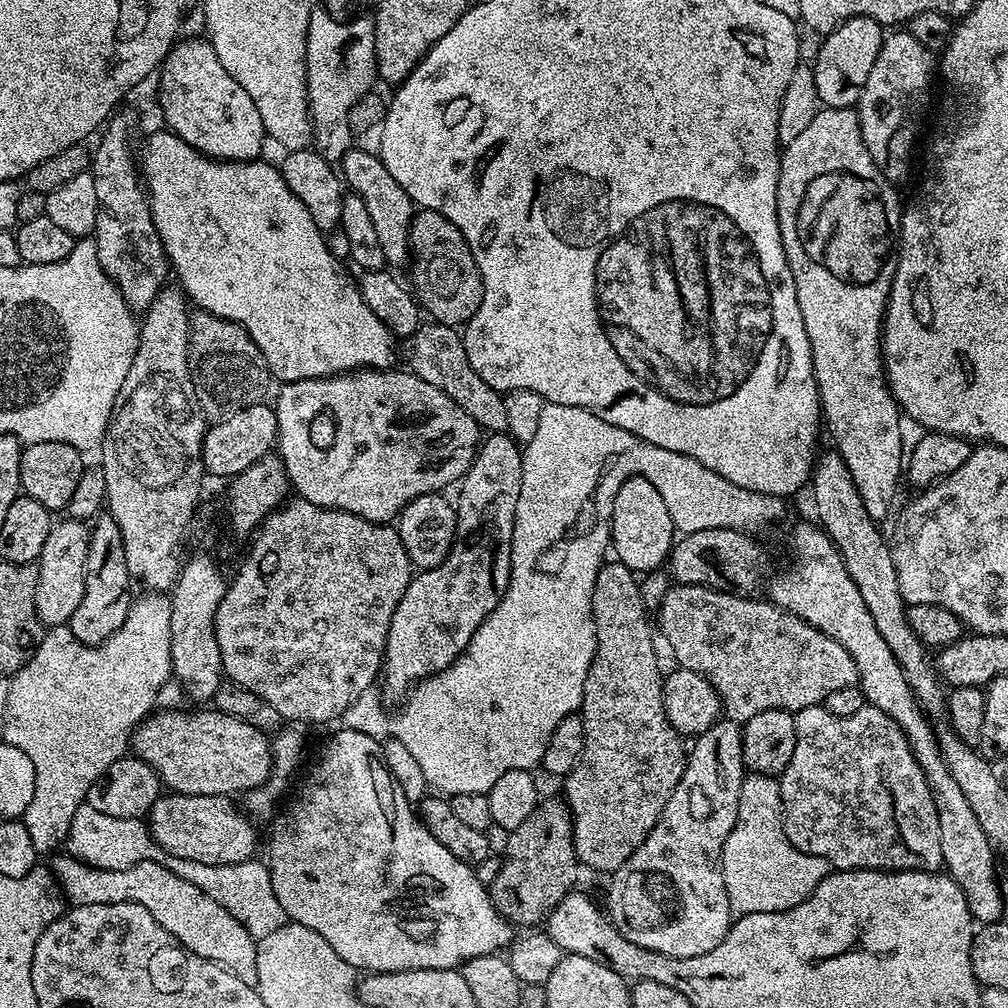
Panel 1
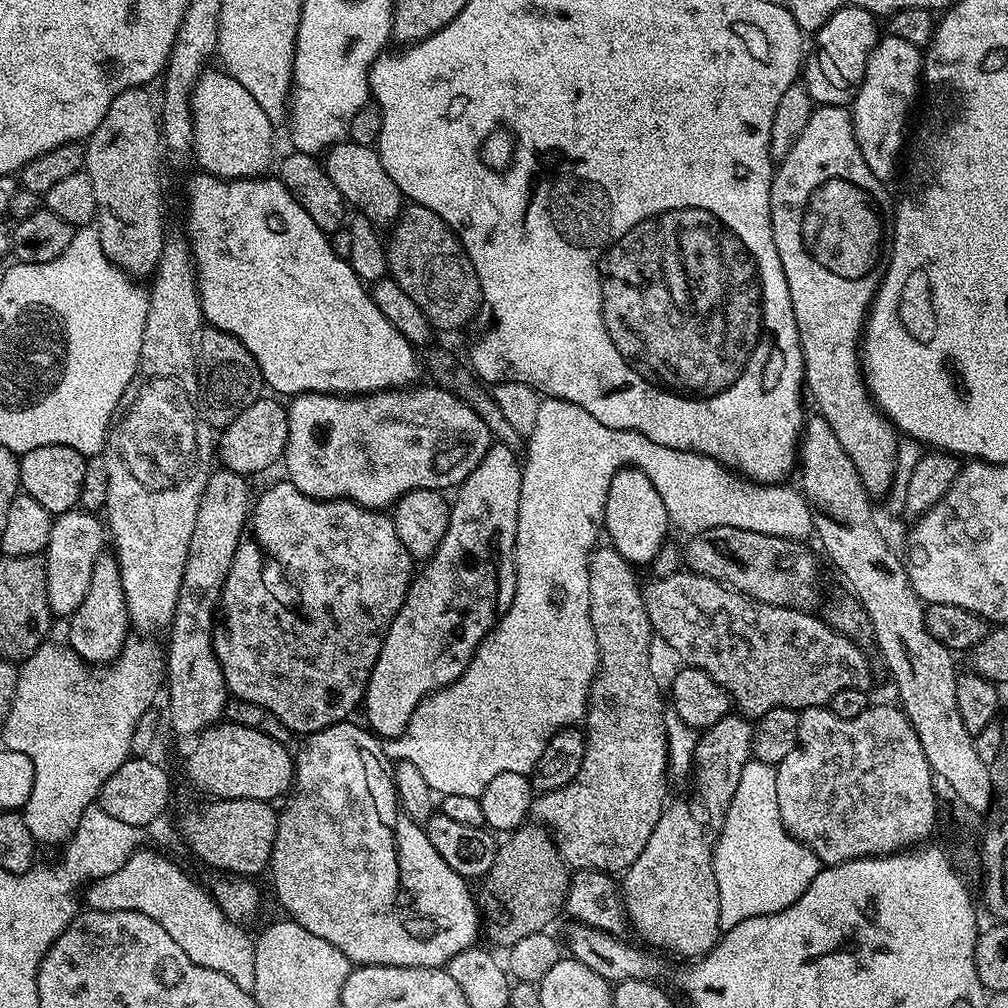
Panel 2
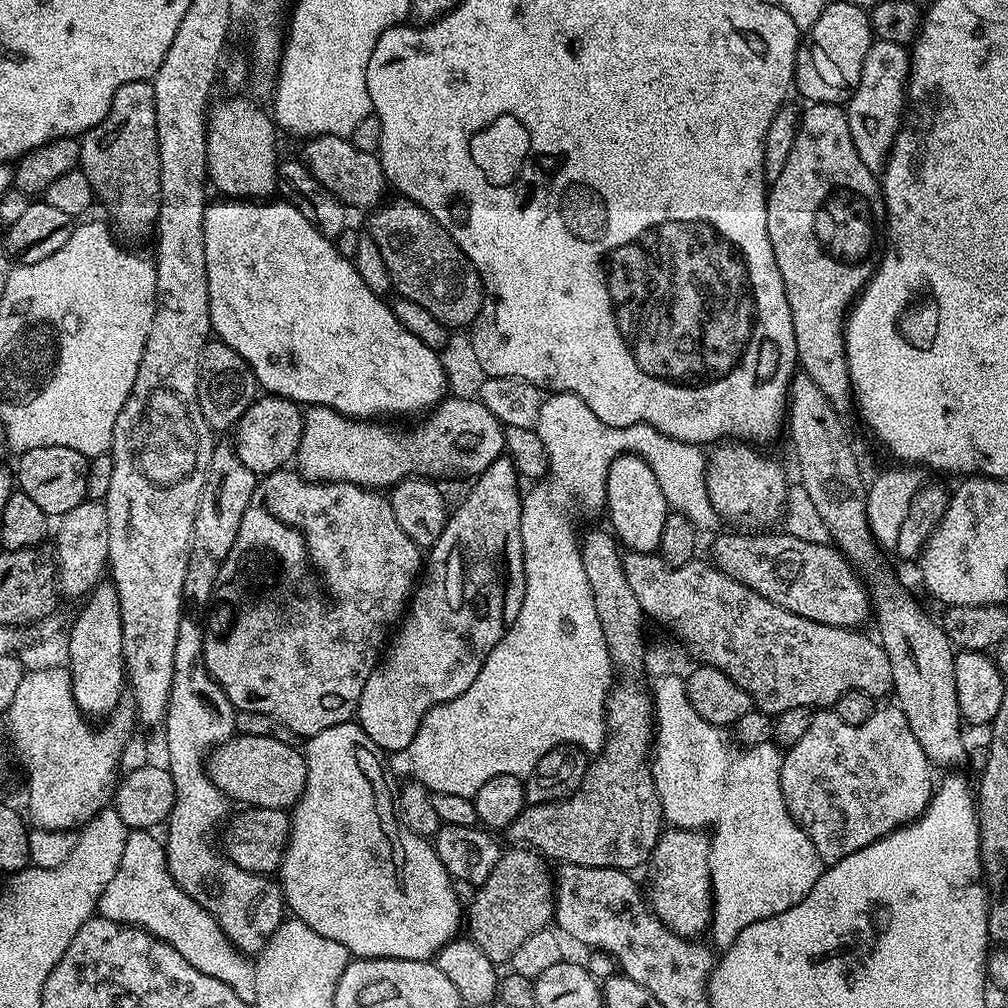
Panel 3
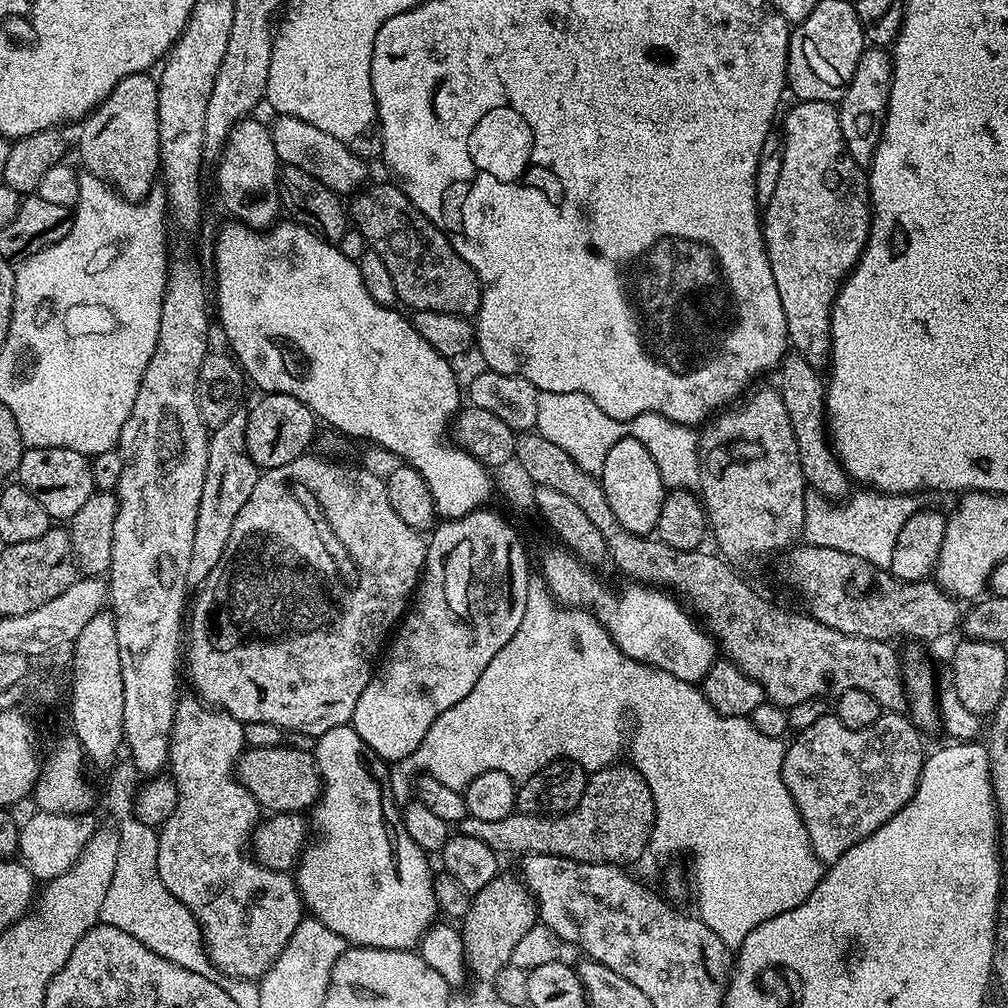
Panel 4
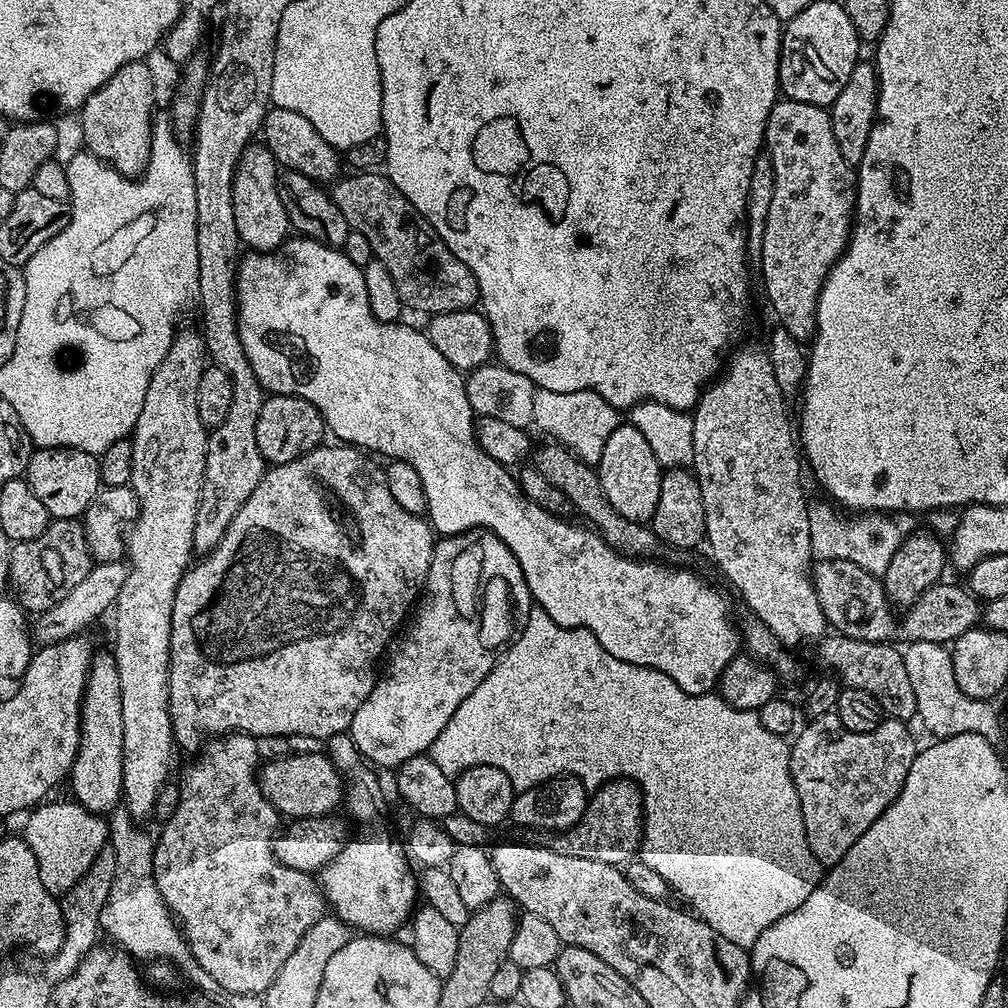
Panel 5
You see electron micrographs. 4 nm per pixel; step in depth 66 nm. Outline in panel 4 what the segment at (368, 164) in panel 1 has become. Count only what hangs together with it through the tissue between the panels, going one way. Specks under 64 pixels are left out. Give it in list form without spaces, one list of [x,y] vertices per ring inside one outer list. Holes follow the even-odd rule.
[[[277,115],[275,119],[271,121],[270,127],[274,138],[274,154],[278,154],[281,165],[298,166],[298,170],[306,170],[310,178],[318,178],[322,186],[341,194],[355,193],[365,187],[369,179],[369,165],[352,154],[345,141],[334,138],[334,134],[318,130],[318,126],[310,126],[310,122],[302,122],[302,118]]]

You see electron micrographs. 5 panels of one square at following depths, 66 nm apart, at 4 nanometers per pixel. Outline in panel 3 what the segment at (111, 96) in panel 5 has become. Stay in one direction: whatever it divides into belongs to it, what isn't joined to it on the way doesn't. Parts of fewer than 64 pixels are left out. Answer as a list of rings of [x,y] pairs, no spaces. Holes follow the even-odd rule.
[[[149,81],[126,82],[114,94],[106,118],[83,133],[78,168],[86,174],[93,197],[104,203],[107,219],[121,237],[144,236],[153,231],[160,209],[160,159],[154,90]]]

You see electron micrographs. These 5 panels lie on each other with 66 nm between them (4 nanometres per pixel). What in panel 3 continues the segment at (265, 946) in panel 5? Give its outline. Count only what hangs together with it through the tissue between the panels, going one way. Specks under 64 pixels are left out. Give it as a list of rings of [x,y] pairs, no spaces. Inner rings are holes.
[[[185,614],[180,617],[178,626],[178,643],[174,646],[174,682],[170,686],[170,698],[168,699],[168,712],[164,716],[162,731],[164,731],[164,748],[168,751],[166,767],[170,778],[174,778],[174,806],[172,813],[166,821],[168,828],[168,840],[163,841],[164,853],[170,874],[174,882],[198,906],[210,913],[218,922],[226,934],[228,941],[245,954],[257,954],[266,946],[280,924],[286,920],[286,905],[284,903],[284,892],[279,883],[271,875],[257,874],[250,870],[242,870],[228,856],[224,855],[217,843],[218,833],[222,825],[229,819],[230,799],[208,776],[206,761],[212,755],[213,748],[225,744],[232,739],[236,732],[236,709],[233,708],[230,698],[218,686],[218,682],[206,670],[204,661],[204,630],[199,619],[191,620],[191,615]]]

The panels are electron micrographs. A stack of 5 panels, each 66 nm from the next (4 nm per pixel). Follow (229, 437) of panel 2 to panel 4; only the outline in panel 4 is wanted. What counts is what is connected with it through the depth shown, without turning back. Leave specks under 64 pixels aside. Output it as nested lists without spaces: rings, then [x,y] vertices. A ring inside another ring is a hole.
[[[269,392],[259,398],[261,400],[253,408],[247,409],[246,422],[246,450],[256,467],[263,470],[286,466],[286,462],[294,462],[294,458],[305,455],[316,436],[316,415],[290,394]]]

